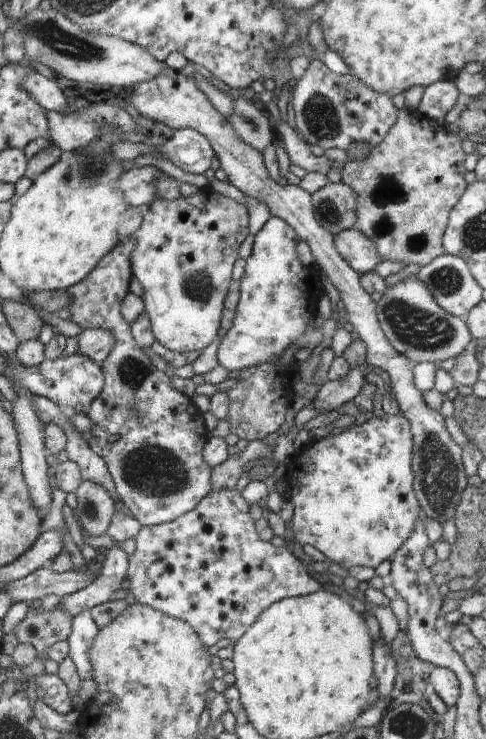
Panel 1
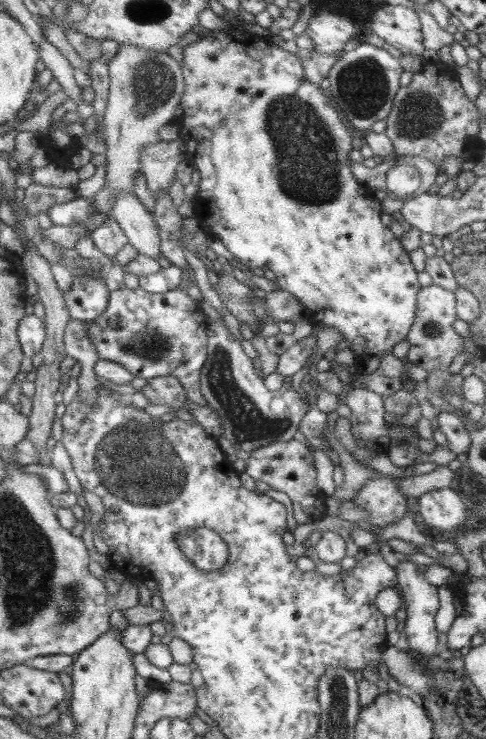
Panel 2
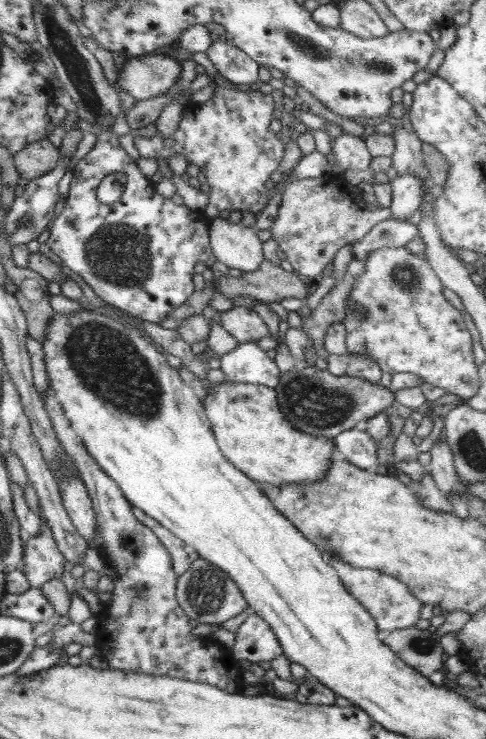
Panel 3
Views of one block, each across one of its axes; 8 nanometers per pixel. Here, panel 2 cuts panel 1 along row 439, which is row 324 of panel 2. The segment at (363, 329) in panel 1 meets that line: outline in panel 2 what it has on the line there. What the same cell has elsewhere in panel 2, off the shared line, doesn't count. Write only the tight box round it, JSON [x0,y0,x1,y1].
[406,283,466,372]

